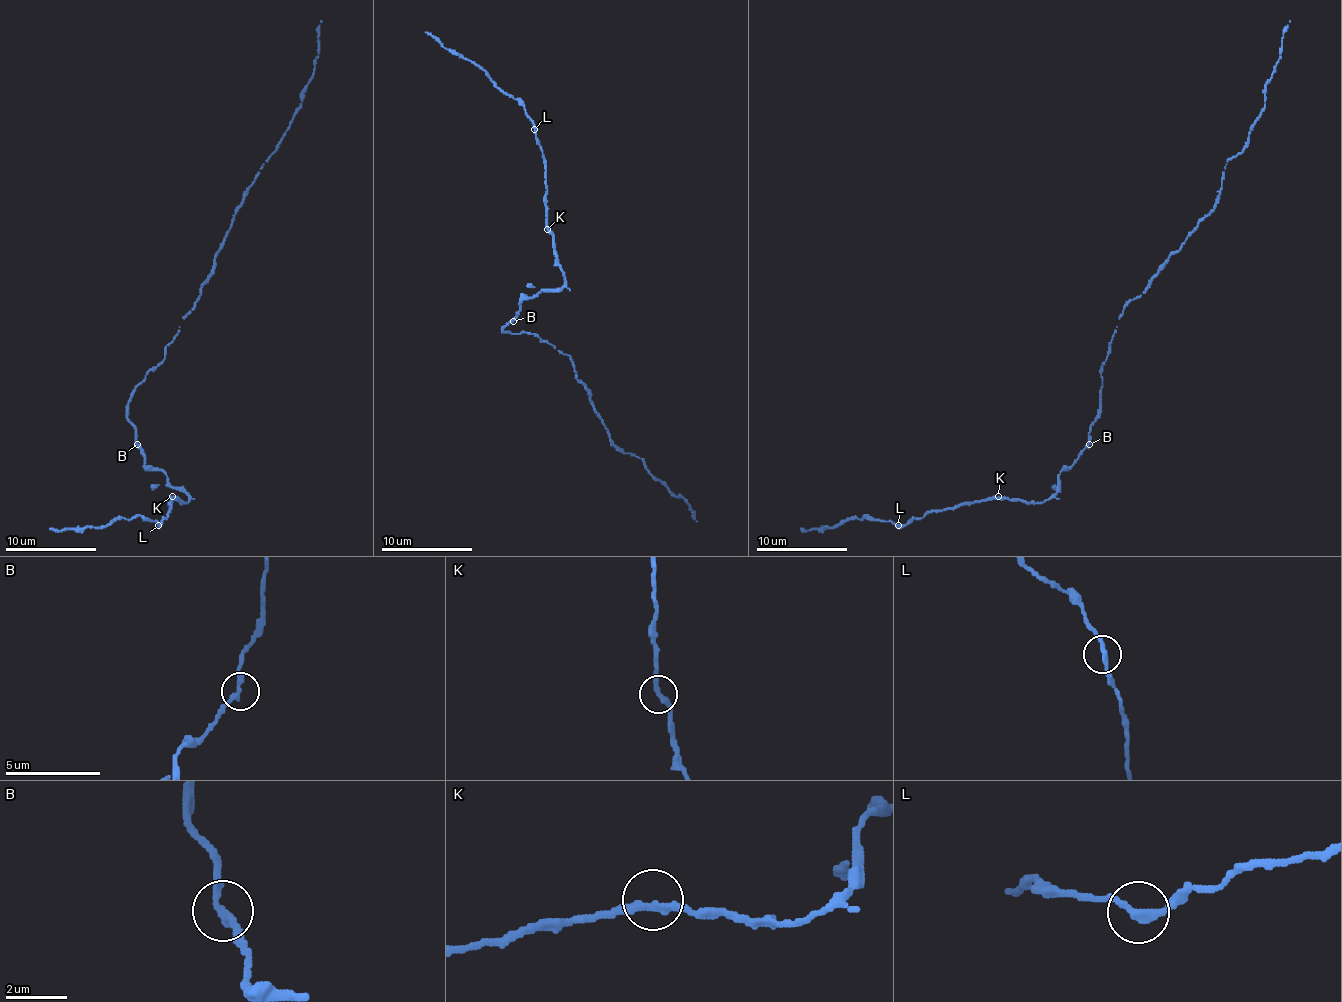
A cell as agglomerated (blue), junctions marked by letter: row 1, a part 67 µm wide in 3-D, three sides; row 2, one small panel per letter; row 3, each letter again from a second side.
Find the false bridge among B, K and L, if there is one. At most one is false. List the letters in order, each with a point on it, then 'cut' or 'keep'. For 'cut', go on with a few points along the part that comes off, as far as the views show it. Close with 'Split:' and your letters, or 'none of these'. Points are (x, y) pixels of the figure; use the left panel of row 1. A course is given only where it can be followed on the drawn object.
B: (137, 444) | keep
K: (172, 496) | keep
L: (158, 525) | keep
Split: none of these

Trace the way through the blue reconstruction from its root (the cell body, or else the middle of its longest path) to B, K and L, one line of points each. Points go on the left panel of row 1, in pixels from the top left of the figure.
B: (140, 384), (129, 402), (126, 416), (135, 430), (138, 443)
K: (140, 384), (126, 418), (135, 430), (145, 466), (158, 468), (188, 496), (188, 502), (172, 496)
L: (140, 384), (126, 418), (145, 466), (158, 468), (188, 496), (188, 502), (170, 500), (158, 525)

